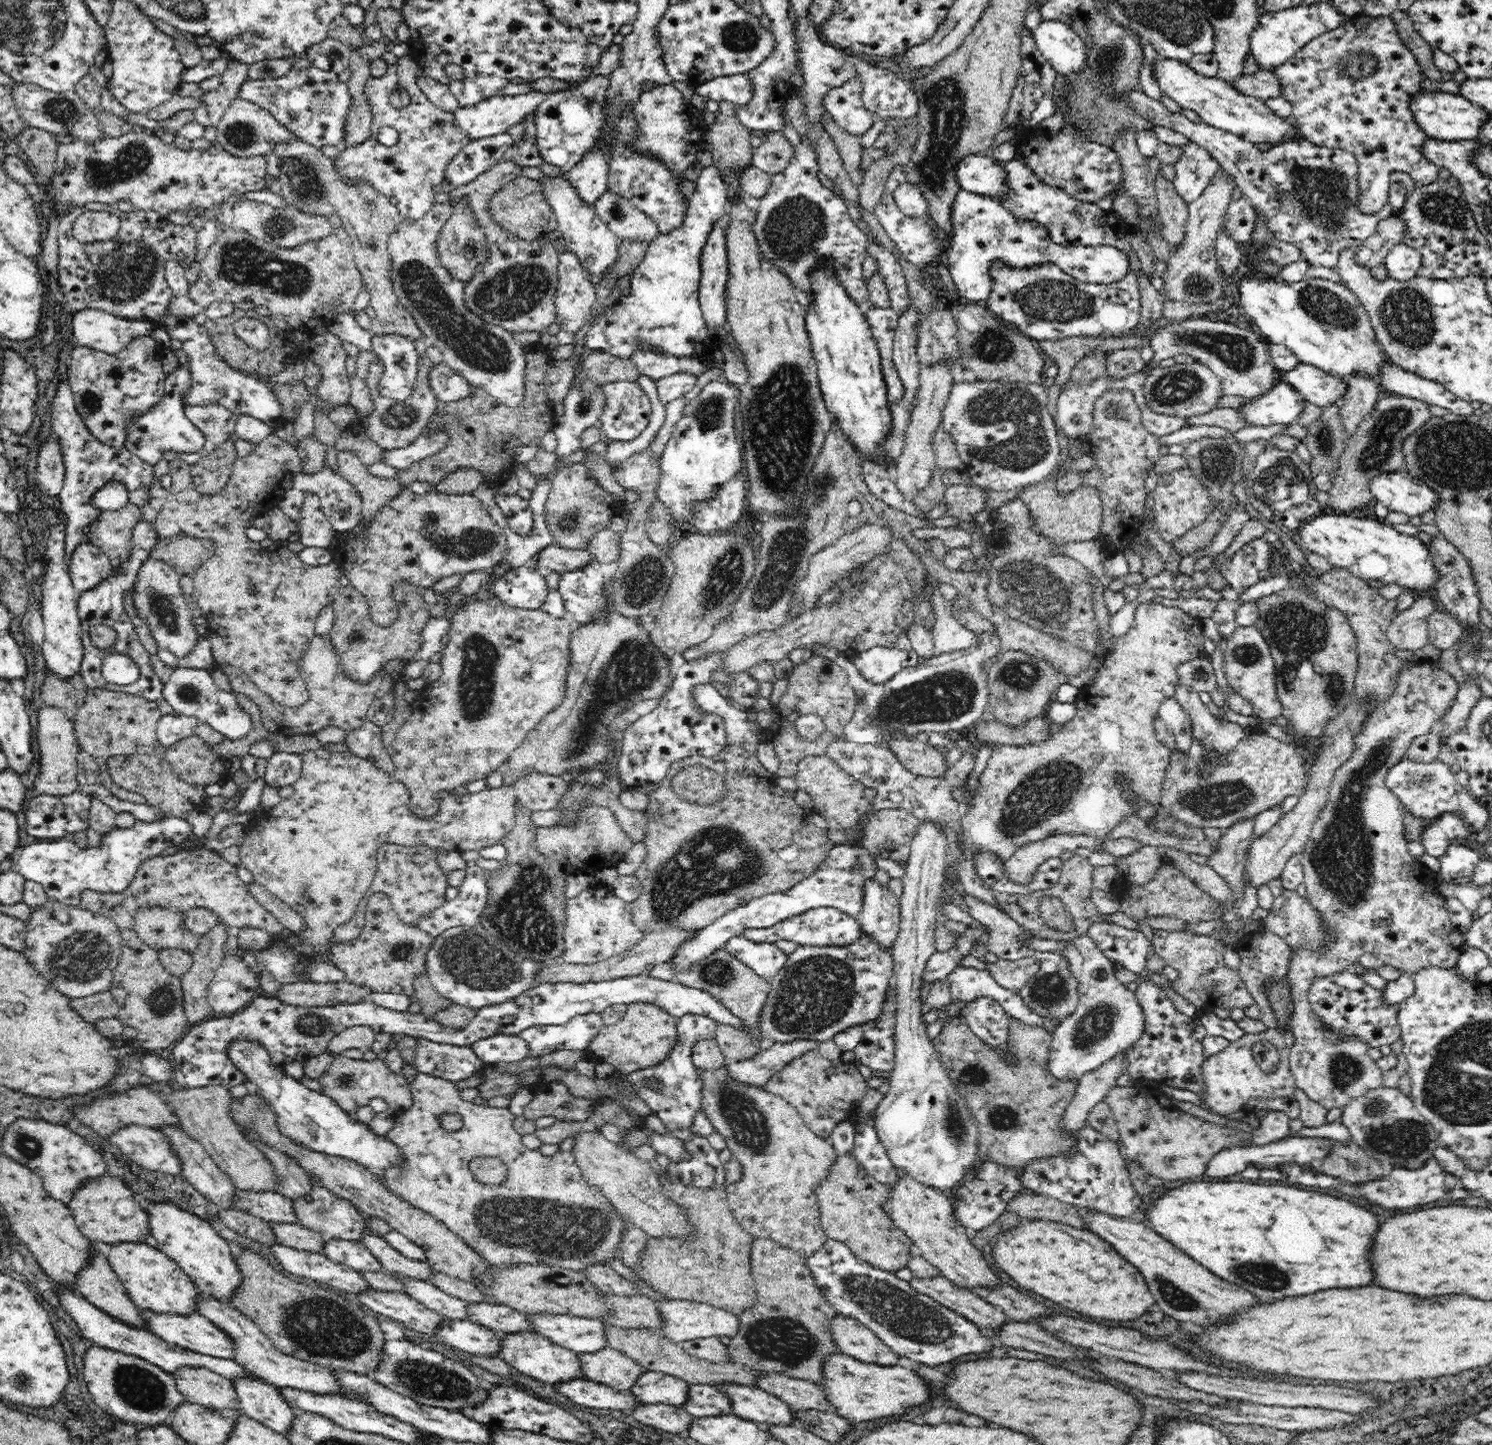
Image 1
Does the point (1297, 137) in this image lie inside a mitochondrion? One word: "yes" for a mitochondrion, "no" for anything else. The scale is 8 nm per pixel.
no

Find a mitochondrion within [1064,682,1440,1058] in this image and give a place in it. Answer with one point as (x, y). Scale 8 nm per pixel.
(1343, 858)

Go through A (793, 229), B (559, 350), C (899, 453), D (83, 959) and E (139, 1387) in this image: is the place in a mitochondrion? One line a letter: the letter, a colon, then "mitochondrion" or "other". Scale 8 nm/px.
A: mitochondrion
B: other
C: other
D: mitochondrion
E: mitochondrion

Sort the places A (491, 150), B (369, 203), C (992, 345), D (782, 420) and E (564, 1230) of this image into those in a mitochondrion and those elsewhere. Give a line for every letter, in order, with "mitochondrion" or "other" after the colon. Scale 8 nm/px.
A: other
B: mitochondrion
C: mitochondrion
D: mitochondrion
E: mitochondrion

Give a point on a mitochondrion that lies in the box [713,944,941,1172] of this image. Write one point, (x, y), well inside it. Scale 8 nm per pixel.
(817, 991)

